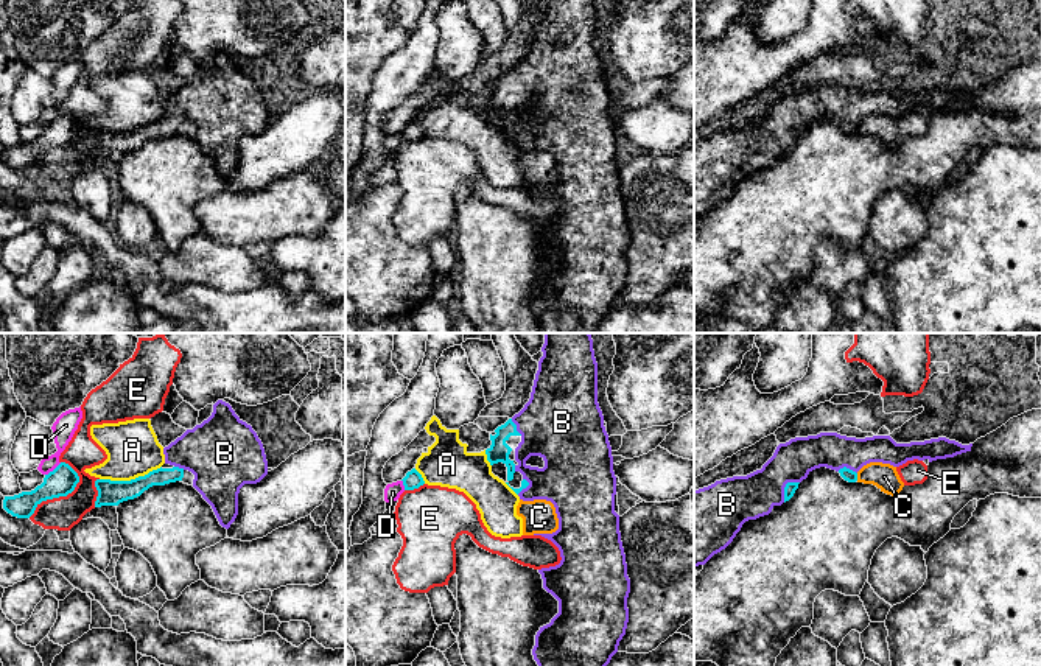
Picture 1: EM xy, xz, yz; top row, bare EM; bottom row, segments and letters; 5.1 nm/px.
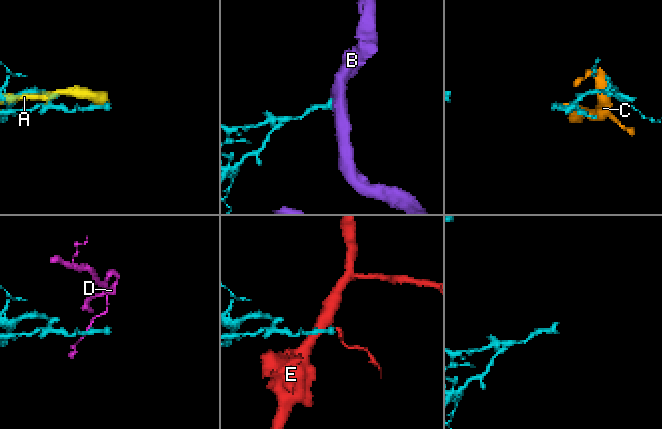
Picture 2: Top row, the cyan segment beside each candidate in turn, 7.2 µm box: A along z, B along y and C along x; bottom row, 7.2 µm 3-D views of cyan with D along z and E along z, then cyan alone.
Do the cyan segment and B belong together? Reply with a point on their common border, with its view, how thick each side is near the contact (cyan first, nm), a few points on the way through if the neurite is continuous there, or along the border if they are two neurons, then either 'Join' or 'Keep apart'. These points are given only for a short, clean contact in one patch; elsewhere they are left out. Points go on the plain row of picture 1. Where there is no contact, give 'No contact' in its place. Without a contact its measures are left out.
Touches cyan at yz (785, 139). Thickness 60 nm (cyan) against 240 nm. Join

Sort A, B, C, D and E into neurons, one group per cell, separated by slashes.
A C / B / D / E

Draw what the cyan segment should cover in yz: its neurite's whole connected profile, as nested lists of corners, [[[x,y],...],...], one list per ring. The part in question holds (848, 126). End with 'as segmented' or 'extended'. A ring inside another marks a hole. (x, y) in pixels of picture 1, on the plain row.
[[[837,84],[780,95],[761,121],[694,142],[694,219],[725,201],[745,173],[789,152],[815,120],[836,121],[845,132],[856,134],[857,123],[870,114],[893,118],[913,110],[932,114],[971,103],[971,98],[946,89],[896,95],[890,87],[856,90]]]; extended

